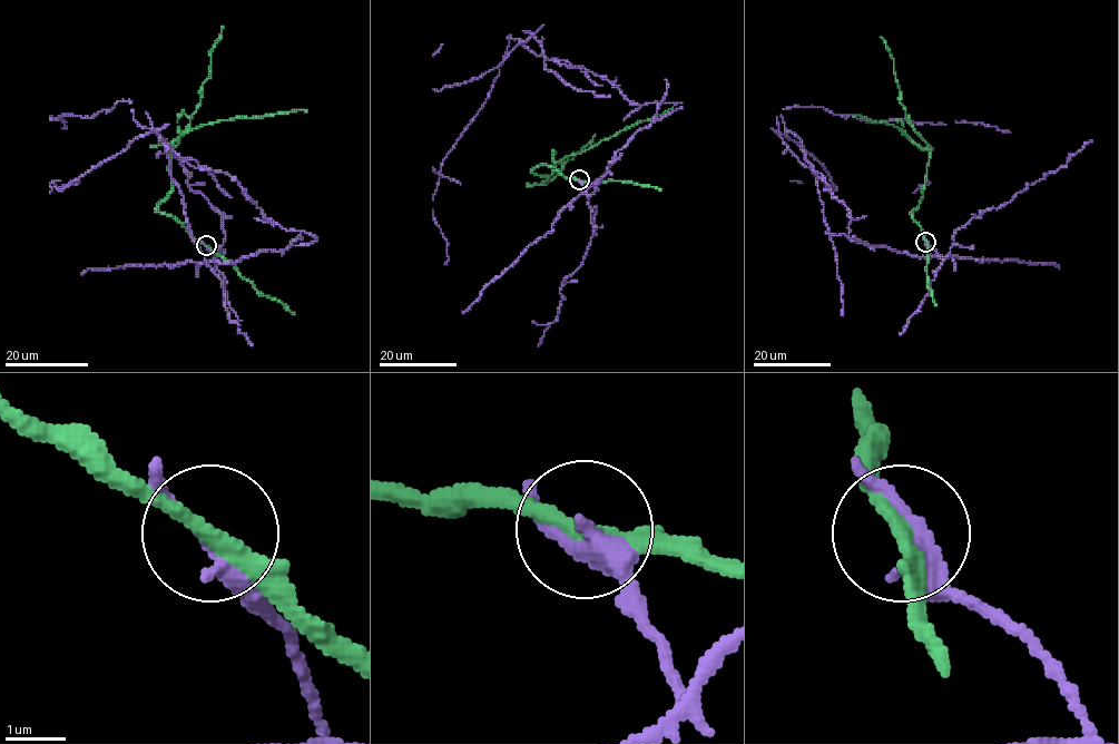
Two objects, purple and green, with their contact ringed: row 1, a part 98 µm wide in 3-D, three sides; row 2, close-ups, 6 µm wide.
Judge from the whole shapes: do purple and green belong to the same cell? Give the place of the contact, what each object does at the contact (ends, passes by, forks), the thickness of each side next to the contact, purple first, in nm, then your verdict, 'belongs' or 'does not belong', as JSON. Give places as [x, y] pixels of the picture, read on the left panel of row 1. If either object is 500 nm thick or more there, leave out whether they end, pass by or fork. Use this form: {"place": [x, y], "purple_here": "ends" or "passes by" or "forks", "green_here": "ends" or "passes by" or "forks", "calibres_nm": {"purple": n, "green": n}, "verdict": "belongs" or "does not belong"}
{"place": [206, 245], "purple_here": "passes by", "green_here": "passes by", "calibres_nm": {"purple": 280, "green": 280}, "verdict": "does not belong"}

